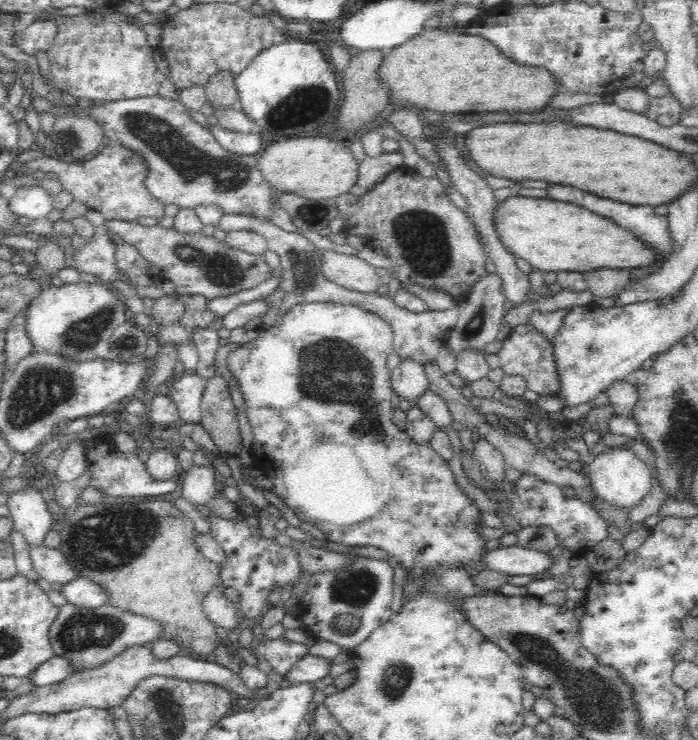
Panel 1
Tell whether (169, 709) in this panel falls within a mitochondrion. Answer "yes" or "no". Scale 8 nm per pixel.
yes

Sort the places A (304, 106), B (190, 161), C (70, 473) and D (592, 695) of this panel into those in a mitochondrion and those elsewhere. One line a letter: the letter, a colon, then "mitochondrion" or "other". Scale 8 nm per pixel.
A: mitochondrion
B: mitochondrion
C: other
D: mitochondrion

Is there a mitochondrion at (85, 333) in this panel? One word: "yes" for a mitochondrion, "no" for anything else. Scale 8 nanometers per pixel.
yes

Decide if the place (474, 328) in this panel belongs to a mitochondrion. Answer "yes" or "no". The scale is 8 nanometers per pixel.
yes

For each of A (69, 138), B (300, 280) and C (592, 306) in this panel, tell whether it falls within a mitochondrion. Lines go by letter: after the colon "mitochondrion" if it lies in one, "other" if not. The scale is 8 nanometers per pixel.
A: other
B: mitochondrion
C: other

